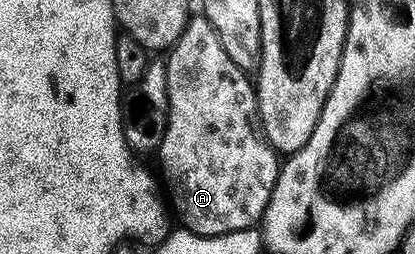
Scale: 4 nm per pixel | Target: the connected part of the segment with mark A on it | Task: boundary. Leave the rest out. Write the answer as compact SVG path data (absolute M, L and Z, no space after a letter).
M203 16L190 17L186 21L183 32L168 54L165 71L169 123L161 141L159 157L165 182L169 185L167 198L175 211L176 221L178 218L181 221L178 223L192 234L202 234L208 238L256 227L265 215L271 192L277 183L279 155L255 129L257 96L250 75L238 68L231 56L227 56L227 51L219 44L215 28L211 28Z

